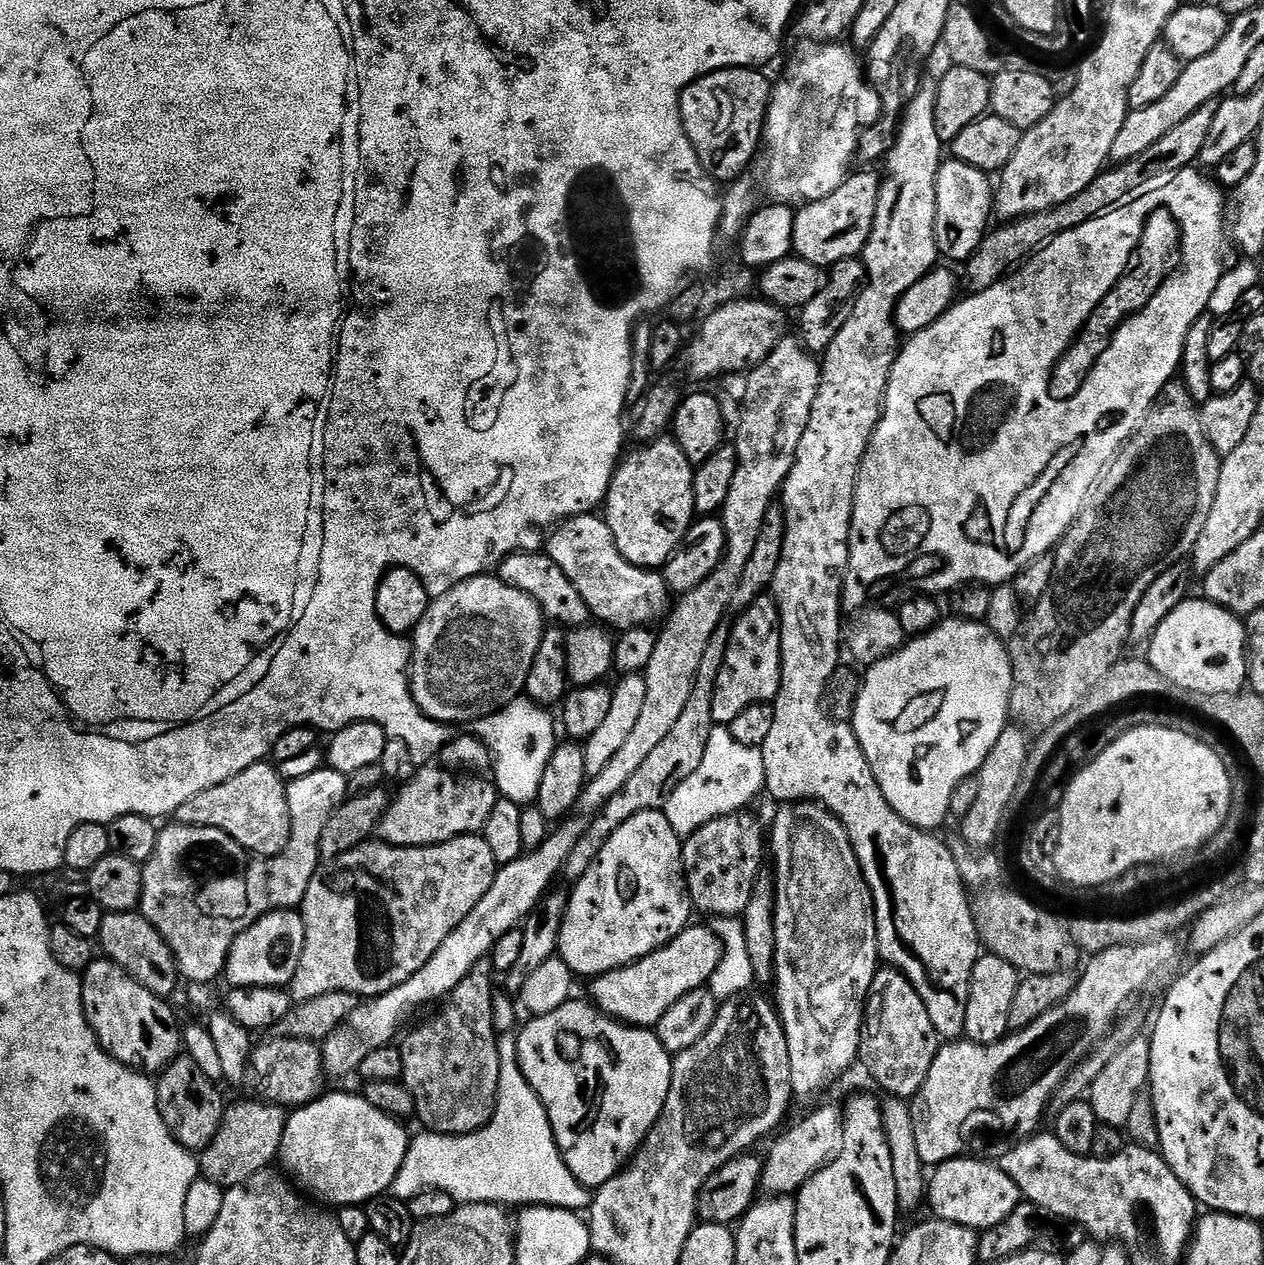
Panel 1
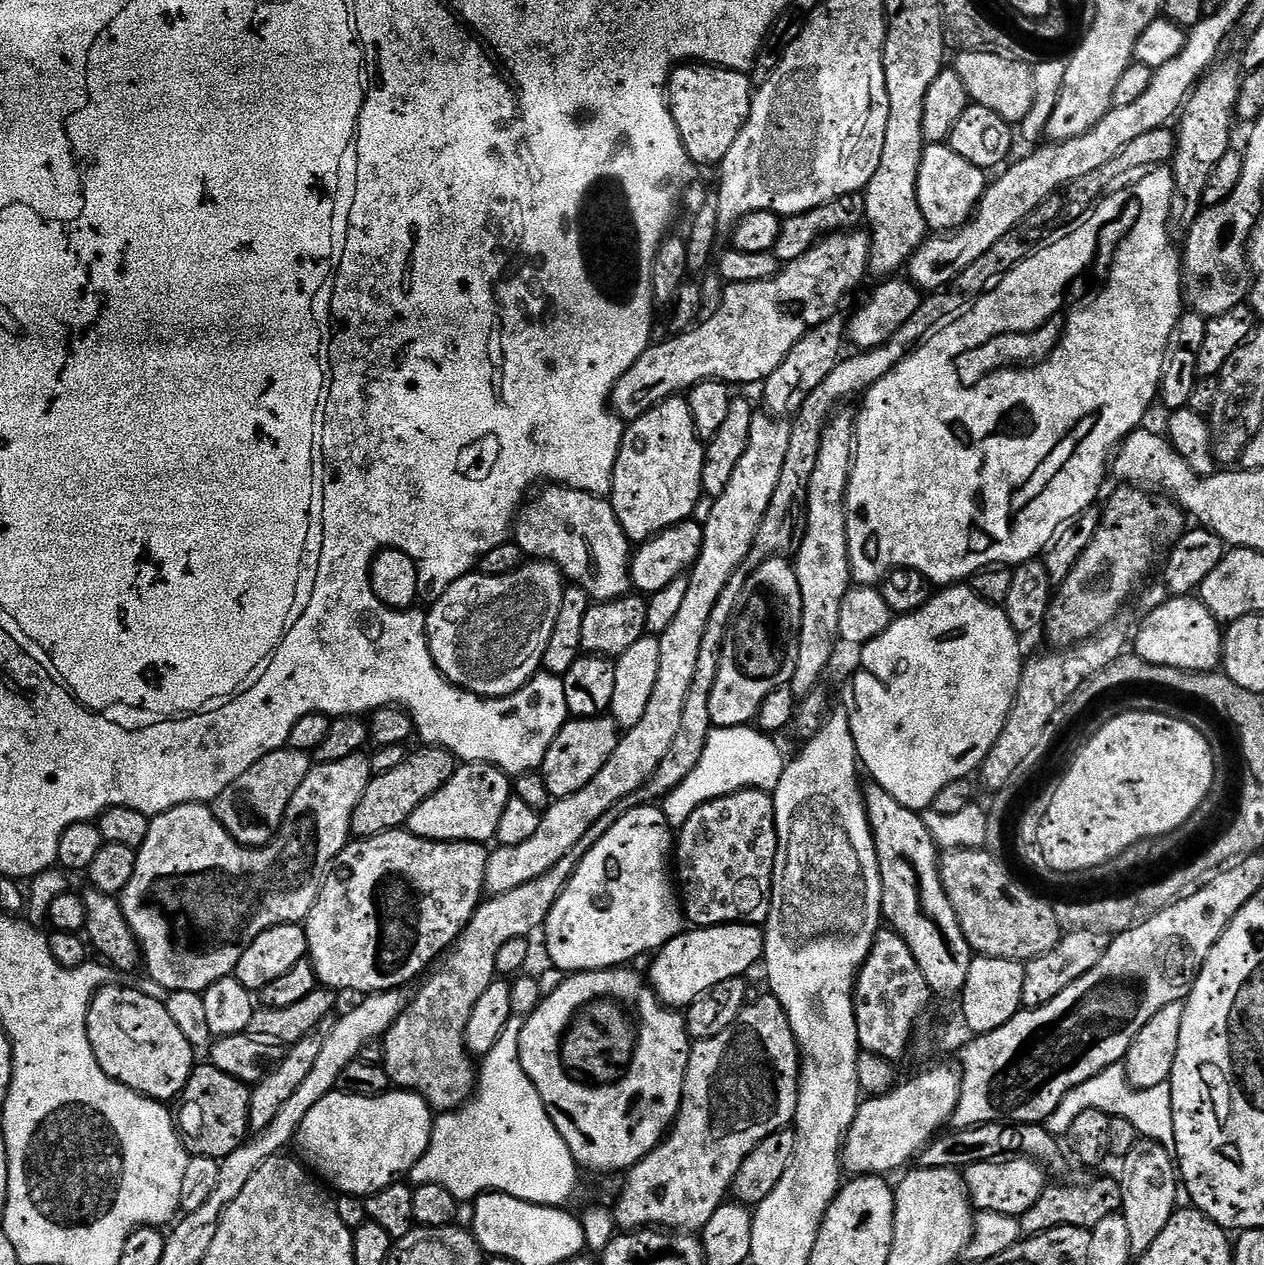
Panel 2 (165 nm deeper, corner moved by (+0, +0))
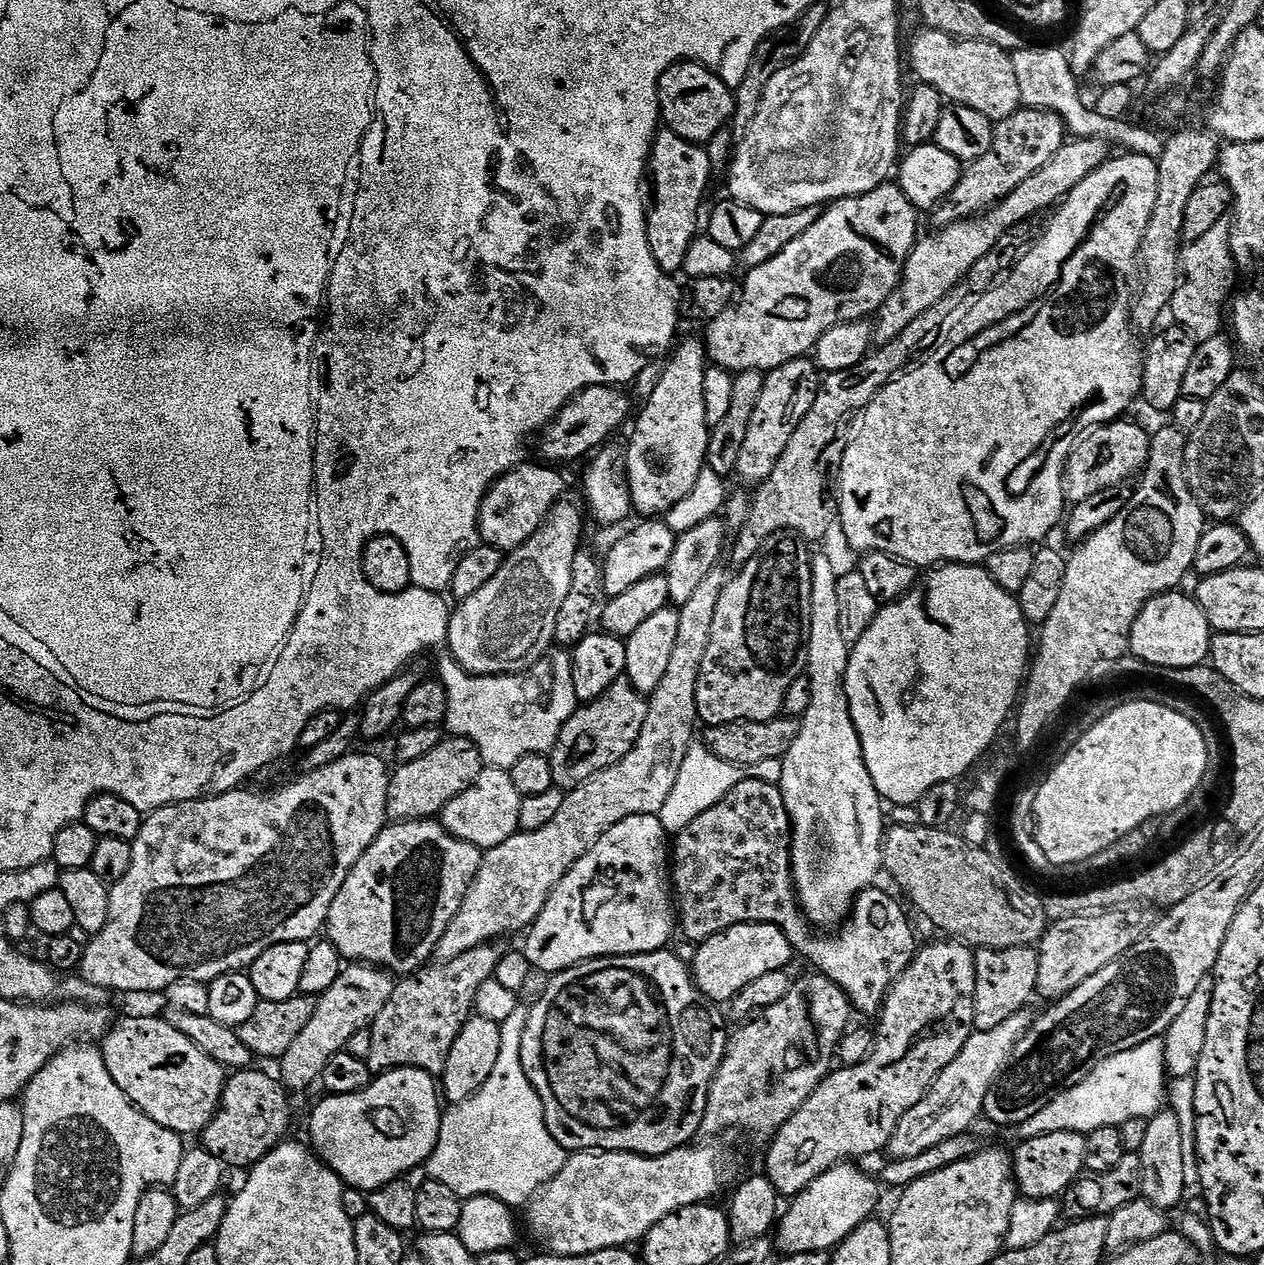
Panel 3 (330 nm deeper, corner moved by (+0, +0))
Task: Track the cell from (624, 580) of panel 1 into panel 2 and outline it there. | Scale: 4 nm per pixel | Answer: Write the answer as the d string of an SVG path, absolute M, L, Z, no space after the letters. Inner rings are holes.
M548 486L545 489L541 496L533 495L516 514L514 543L519 546L521 553L528 558L539 558L555 564L571 583L586 590L589 601L617 600L629 595L633 591L630 541L620 528L611 503L605 497L592 496L582 489L563 486Z

